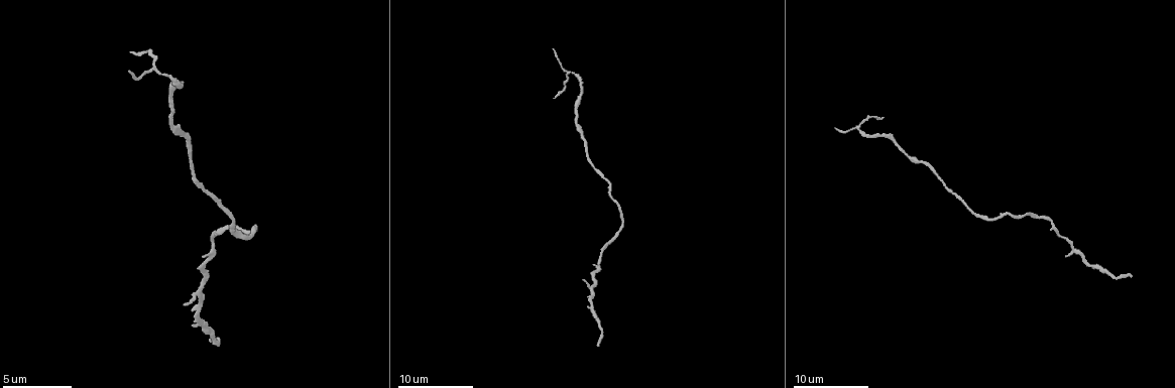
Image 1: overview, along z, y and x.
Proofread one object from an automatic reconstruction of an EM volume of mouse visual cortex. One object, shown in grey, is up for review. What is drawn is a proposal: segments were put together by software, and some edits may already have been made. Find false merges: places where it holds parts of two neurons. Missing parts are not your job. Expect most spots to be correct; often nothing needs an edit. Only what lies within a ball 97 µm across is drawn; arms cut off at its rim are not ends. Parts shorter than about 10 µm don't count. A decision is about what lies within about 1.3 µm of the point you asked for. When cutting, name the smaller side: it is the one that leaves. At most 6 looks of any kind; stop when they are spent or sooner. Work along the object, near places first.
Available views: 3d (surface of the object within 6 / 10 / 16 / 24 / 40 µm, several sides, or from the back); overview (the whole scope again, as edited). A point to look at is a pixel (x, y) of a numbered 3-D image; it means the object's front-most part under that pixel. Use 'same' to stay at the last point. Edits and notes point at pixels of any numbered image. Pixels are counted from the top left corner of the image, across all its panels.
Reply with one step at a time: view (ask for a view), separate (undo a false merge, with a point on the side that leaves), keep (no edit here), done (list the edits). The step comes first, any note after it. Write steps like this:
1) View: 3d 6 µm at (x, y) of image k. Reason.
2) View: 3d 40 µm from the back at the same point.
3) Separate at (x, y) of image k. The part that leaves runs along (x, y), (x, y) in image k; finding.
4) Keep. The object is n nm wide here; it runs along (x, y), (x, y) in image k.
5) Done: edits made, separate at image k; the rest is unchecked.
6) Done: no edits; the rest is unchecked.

View: 3d 10 µm at (591, 300) of image 1. Narrows sharply.

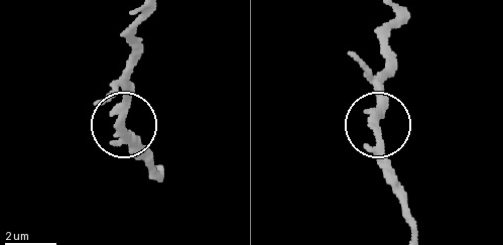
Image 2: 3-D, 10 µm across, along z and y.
Keep. The object is 310 nm wide here; it runs along (401, 18), (388, 38), (375, 129), (395, 192) in image 2; continuous, no second neuron.

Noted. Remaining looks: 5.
View: 3d 10 µm at (977, 216) of image 1.

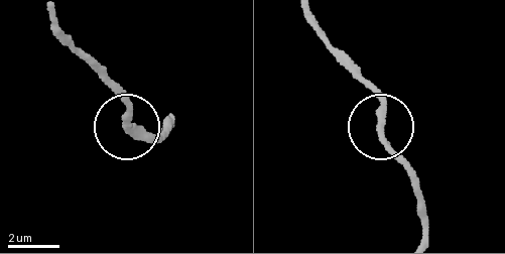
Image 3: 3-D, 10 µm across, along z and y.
Keep. The side arm is 28 µm long; it runs along (381, 128), (387, 147), (417, 177) in image 3; all the same neuron.

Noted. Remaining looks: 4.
View: 3d 10 µm at (189, 155) of image 1.

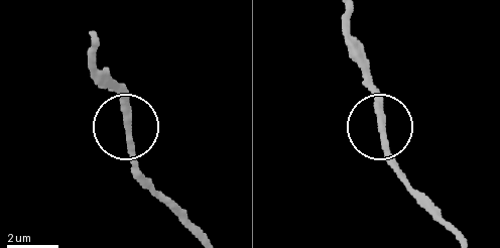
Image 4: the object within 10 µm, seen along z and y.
Keep. It runs along (194, 232), (137, 166), (118, 85) in image 4; one neuron here.

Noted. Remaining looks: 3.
Done: no edits; the rest is unchecked.

